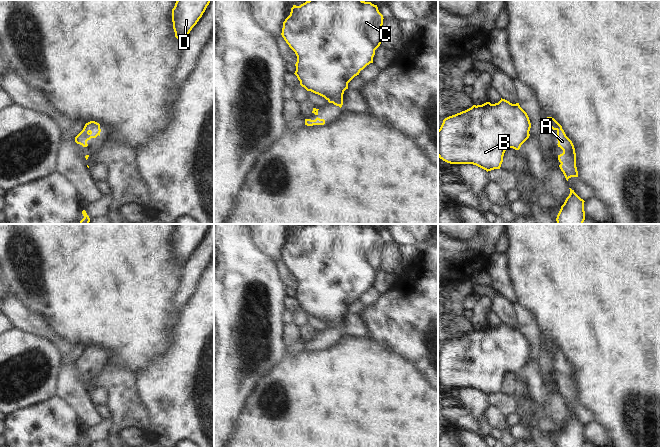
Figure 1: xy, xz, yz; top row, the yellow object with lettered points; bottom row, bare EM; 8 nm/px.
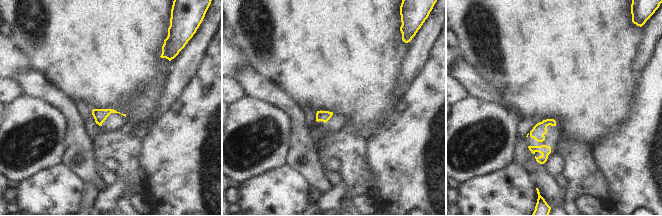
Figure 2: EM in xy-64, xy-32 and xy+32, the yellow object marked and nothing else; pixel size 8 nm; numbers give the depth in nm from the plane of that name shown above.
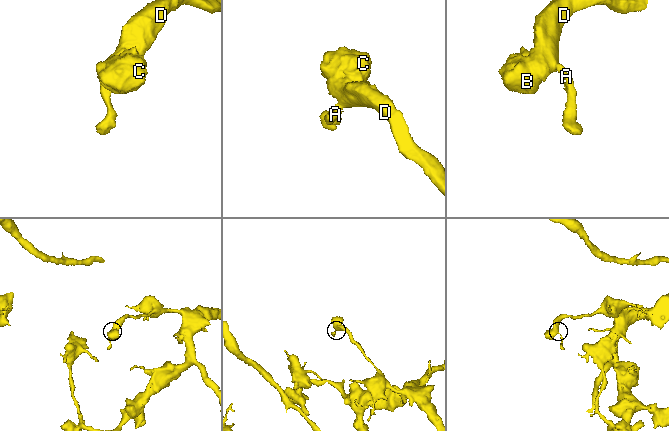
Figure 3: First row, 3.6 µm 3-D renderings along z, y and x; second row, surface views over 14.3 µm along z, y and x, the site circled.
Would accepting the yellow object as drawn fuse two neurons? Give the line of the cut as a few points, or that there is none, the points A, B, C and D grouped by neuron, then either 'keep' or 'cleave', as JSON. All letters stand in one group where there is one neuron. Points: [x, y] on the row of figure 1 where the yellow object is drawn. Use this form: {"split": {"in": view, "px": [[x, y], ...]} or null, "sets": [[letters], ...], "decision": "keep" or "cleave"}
{"split": null, "sets": [["A", "B", "C", "D"]], "decision": "keep"}

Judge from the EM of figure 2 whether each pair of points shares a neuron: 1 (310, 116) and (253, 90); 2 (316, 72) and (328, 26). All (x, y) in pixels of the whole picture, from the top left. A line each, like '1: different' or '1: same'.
1: different
2: same

